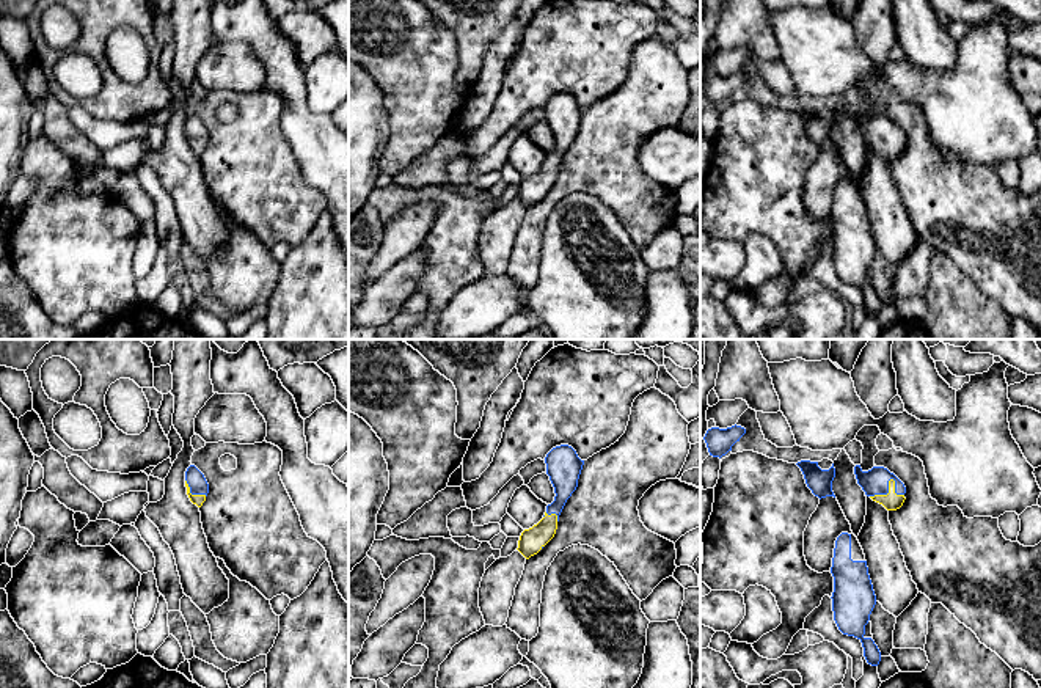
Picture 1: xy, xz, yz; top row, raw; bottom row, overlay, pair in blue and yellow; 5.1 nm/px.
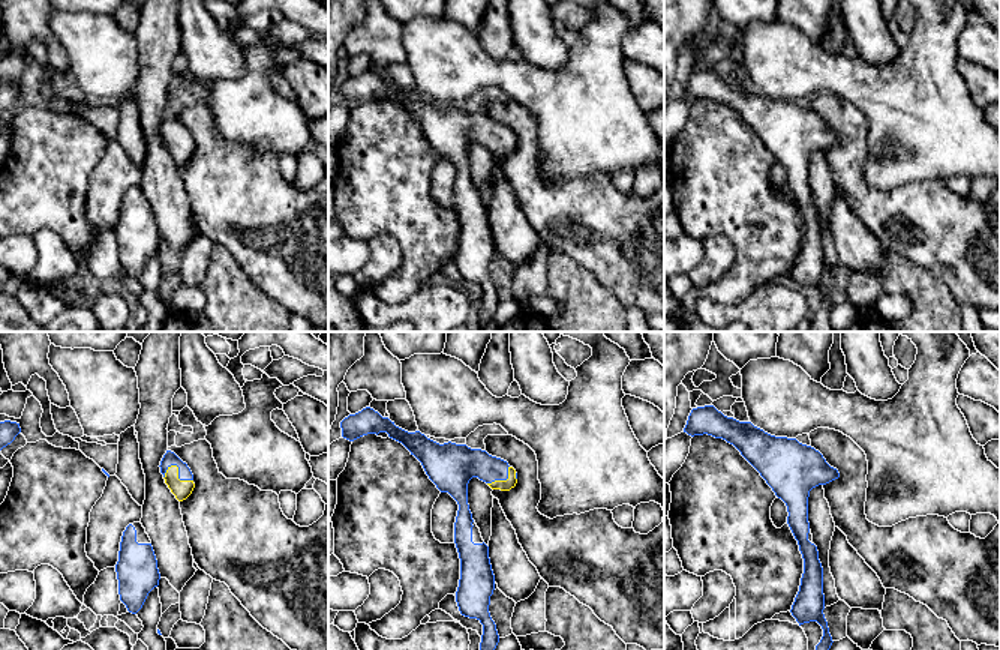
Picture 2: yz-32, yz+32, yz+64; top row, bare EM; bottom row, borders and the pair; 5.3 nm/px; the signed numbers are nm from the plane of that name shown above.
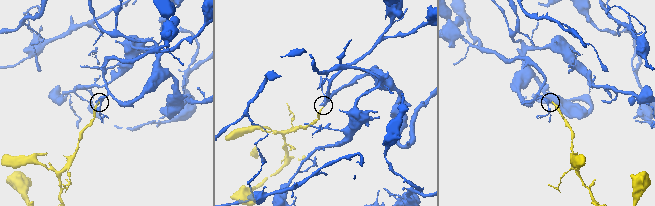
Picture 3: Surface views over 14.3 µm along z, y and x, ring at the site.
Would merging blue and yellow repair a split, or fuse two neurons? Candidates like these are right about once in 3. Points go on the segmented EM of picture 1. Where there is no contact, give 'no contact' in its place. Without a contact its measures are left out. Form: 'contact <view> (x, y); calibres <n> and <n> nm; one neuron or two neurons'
contact yz (887, 484); calibres 140 and 90 nm; one neuron

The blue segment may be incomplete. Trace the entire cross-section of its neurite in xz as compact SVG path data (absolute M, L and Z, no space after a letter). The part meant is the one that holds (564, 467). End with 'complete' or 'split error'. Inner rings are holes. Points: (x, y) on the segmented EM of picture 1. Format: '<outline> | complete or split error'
M568 445L553 448L546 457L546 474L554 487L554 501L546 506L545 517L529 529L524 529L518 540L518 551L529 559L537 554L556 534L559 515L578 487L584 465L576 451Z | split error

